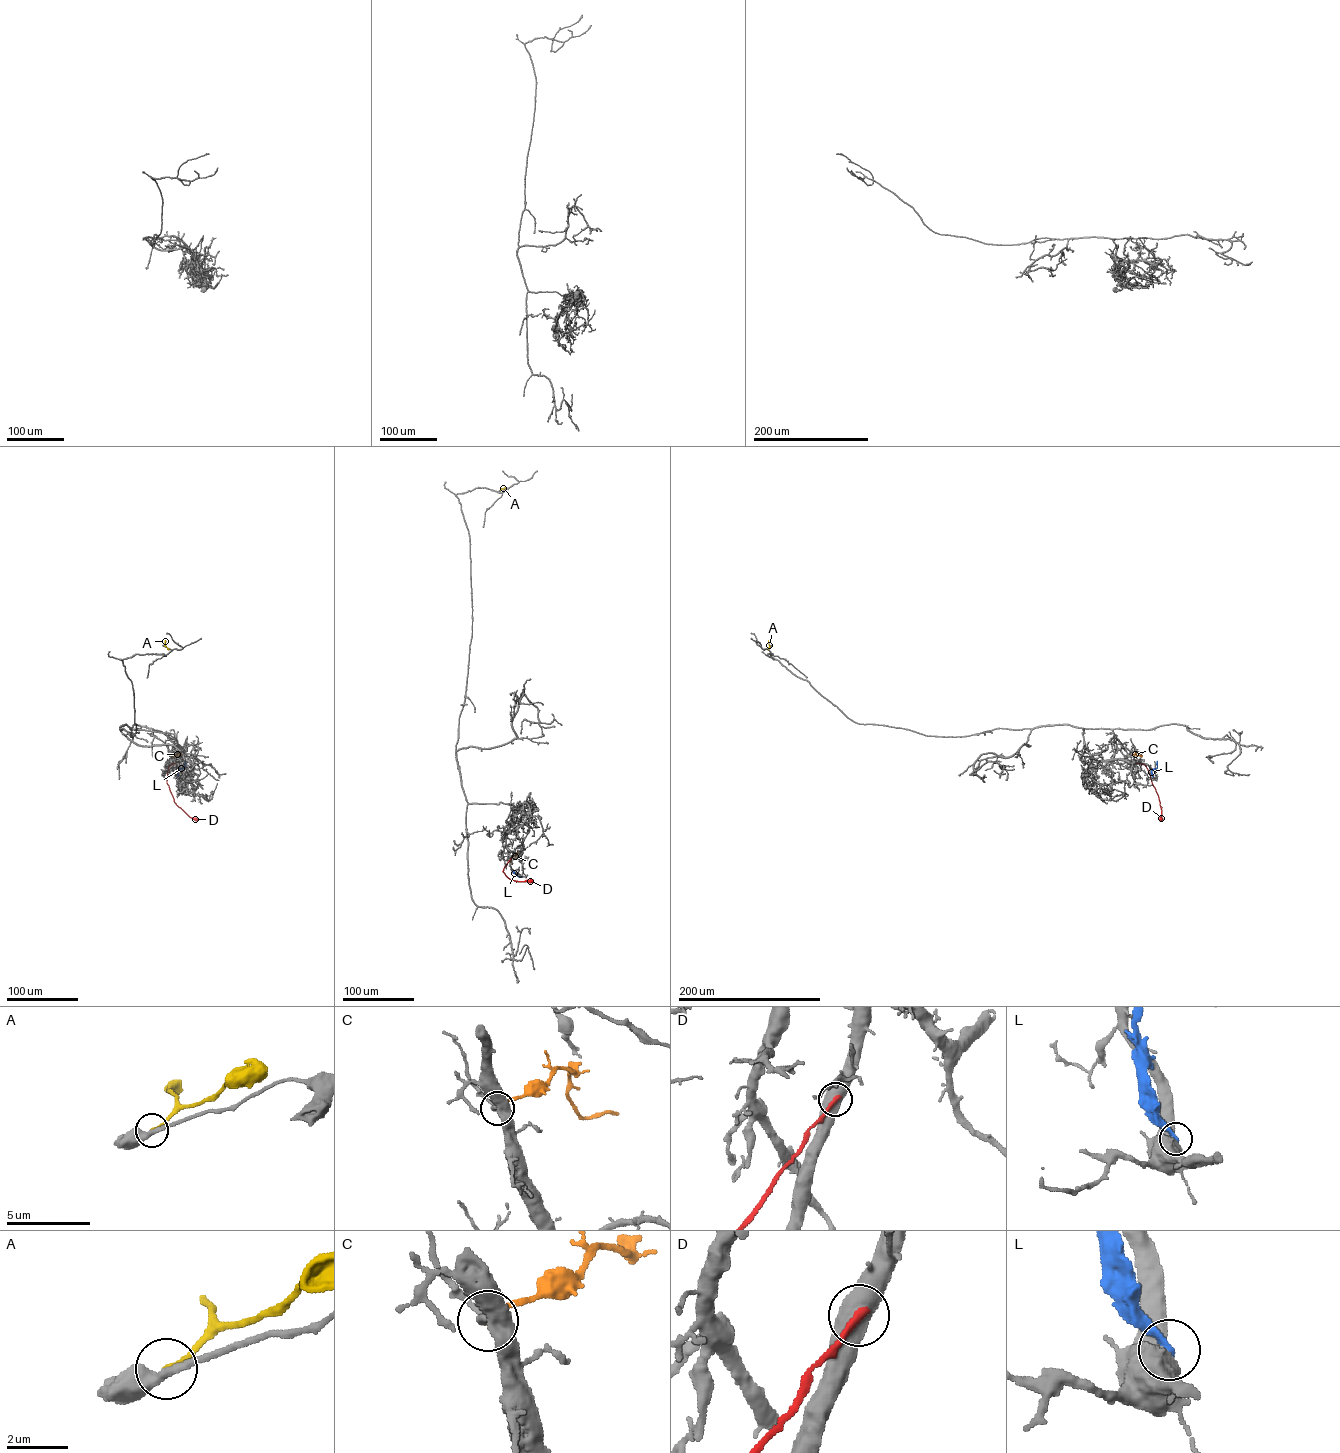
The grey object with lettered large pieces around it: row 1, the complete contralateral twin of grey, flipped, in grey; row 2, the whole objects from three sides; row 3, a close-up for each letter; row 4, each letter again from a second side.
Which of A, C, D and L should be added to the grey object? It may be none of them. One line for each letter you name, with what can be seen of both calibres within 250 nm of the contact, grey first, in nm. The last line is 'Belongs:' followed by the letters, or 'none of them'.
Belongs: none of them

